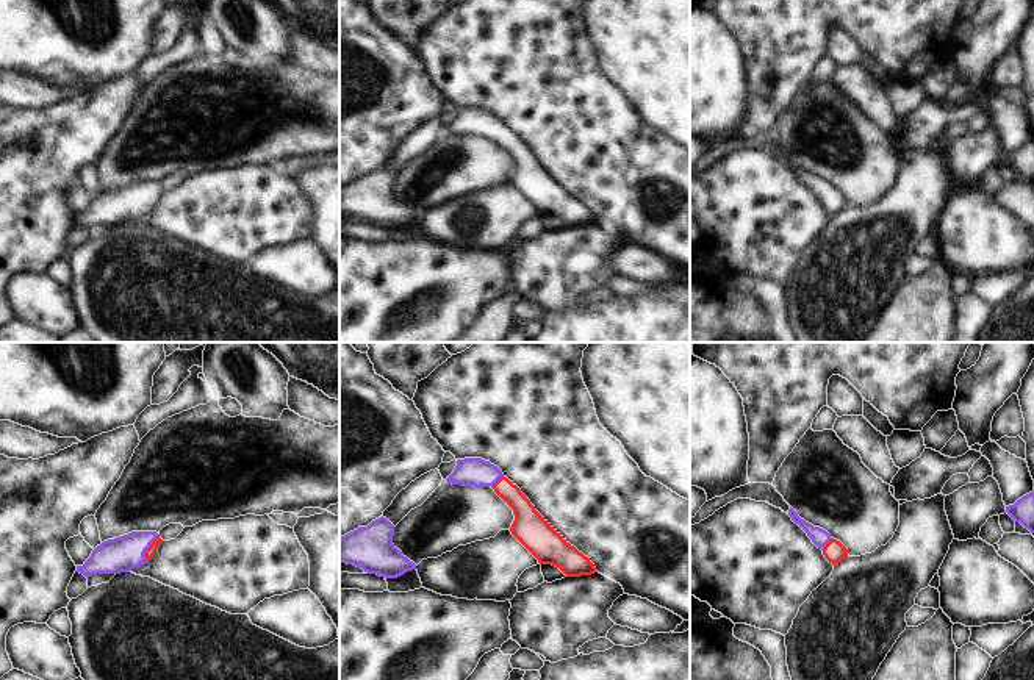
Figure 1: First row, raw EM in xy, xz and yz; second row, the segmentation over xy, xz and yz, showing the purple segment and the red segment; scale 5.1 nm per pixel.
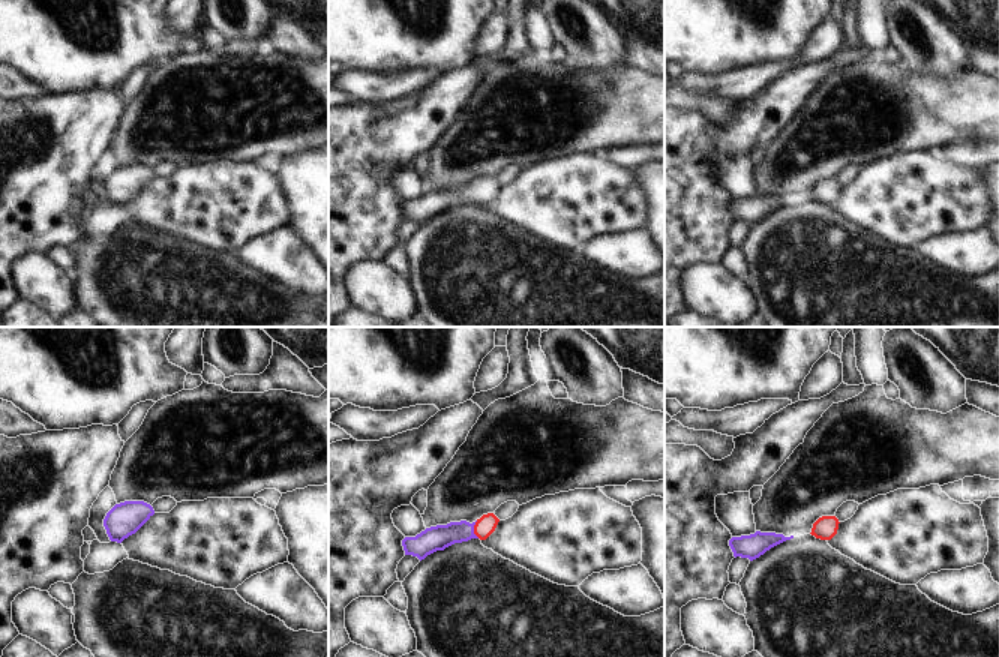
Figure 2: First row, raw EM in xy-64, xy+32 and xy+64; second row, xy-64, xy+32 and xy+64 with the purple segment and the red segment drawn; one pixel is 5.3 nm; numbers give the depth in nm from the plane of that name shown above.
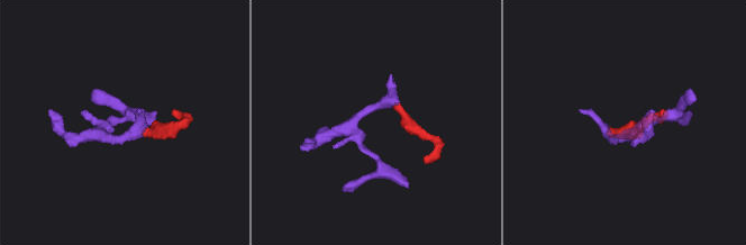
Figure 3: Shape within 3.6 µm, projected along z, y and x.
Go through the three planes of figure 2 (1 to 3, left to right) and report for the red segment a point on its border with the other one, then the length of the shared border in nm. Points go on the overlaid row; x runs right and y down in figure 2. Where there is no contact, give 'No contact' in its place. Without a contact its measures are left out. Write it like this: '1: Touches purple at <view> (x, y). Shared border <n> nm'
1: No contact
2: Touches purple at xy+32 (473, 530). Shared border 100 nm
3: No contact

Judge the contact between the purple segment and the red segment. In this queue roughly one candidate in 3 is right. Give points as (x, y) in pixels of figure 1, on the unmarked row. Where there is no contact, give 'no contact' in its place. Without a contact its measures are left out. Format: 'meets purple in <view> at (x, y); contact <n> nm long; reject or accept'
meets purple in xy at (149, 196); contact 150 nm long; accept

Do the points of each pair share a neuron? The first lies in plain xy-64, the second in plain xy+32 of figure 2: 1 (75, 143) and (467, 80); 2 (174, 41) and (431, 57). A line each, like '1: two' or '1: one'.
1: one
2: one

